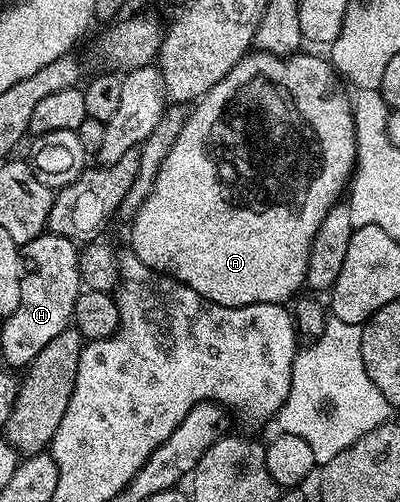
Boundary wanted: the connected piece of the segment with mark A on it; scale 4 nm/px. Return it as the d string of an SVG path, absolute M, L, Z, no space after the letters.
M250 52L215 84L188 111L183 128L171 144L171 152L163 160L159 172L153 181L153 191L143 200L143 204L132 215L133 227L129 230L131 253L139 256L147 268L167 274L184 286L190 286L199 296L211 300L220 306L250 306L251 304L271 304L272 302L288 303L288 298L305 286L307 260L311 252L311 244L319 224L327 216L333 206L338 205L337 198L346 193L357 165L357 141L355 140L355 124L350 95L341 91L342 79L334 69L333 63L320 58L317 54L298 52L288 56Z

